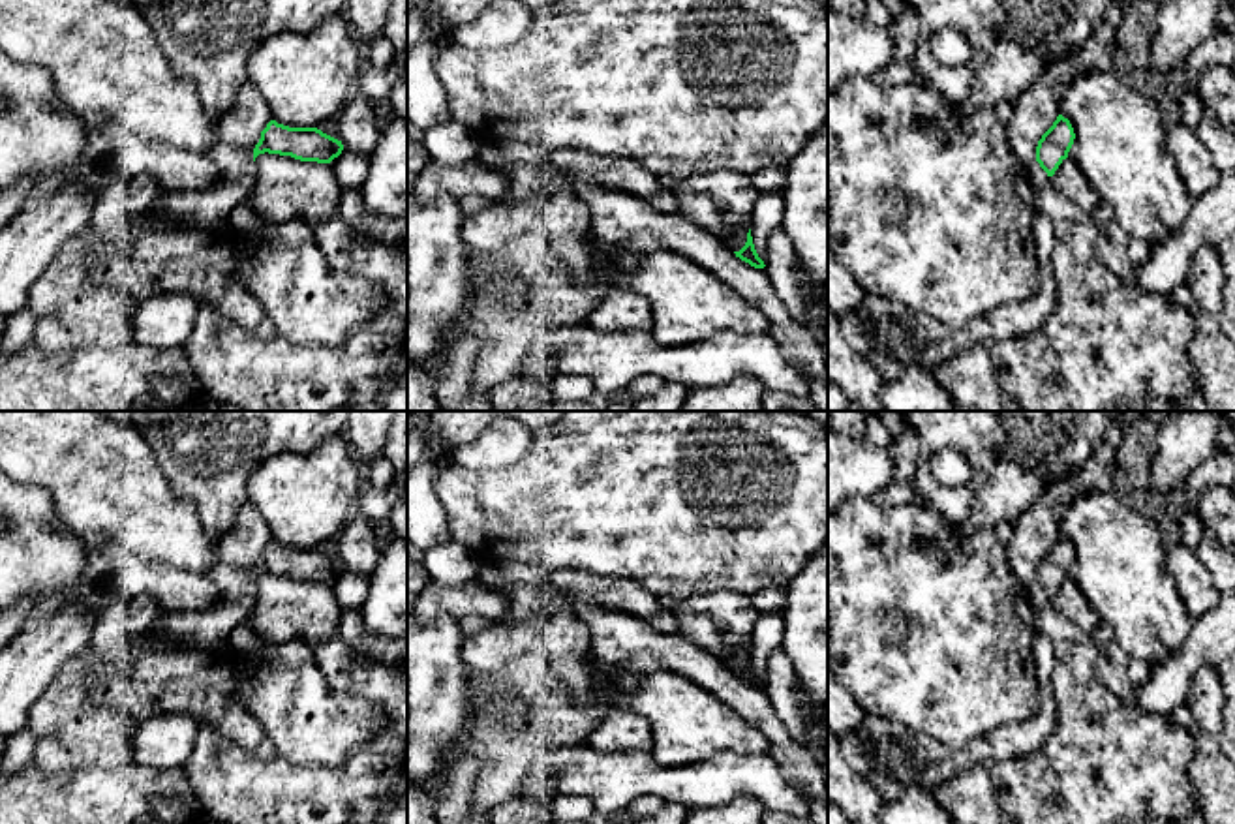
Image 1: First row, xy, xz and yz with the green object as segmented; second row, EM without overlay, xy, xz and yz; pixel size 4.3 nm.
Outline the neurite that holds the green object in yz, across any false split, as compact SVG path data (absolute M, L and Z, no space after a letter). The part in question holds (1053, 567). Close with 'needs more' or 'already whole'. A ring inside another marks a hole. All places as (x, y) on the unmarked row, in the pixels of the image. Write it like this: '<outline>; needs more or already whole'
M1057 537L1036 567L1036 582L1029 587L1029 604L1040 610L1049 604L1059 586L1068 578L1075 554L1068 539Z; needs more

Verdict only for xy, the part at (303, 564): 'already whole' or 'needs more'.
already whole

